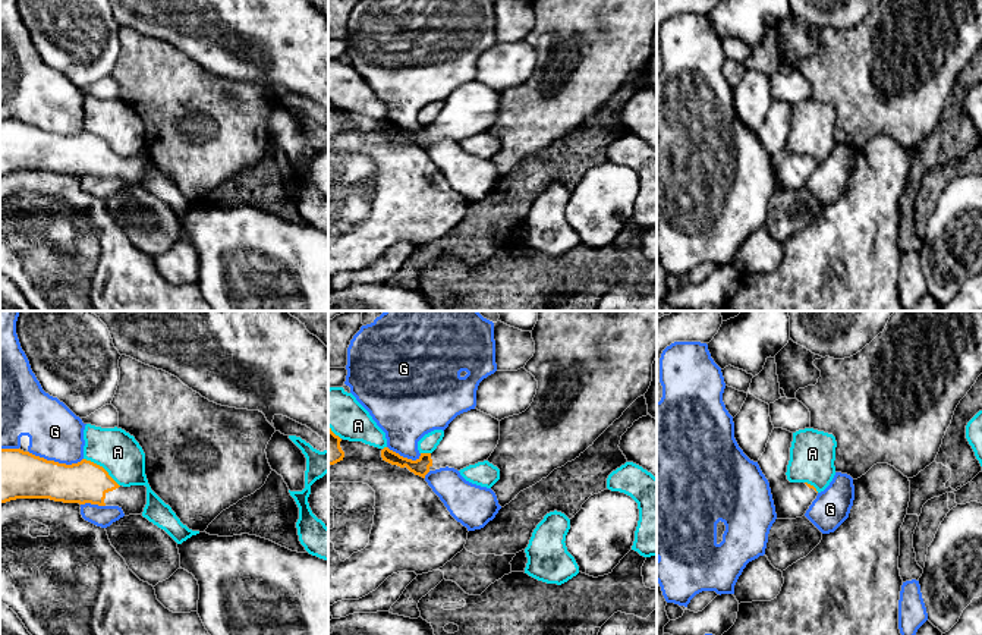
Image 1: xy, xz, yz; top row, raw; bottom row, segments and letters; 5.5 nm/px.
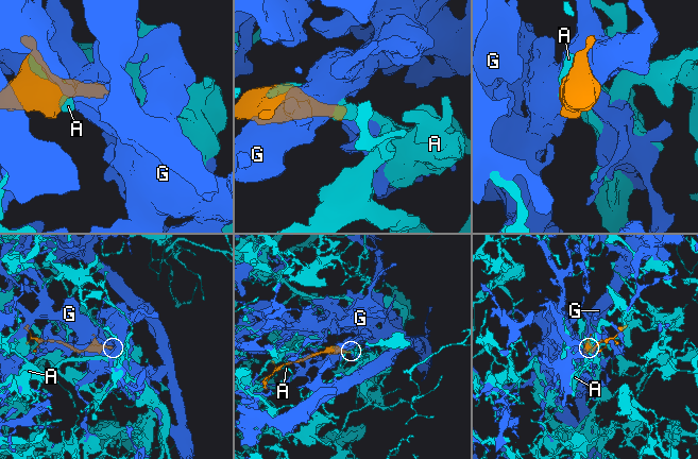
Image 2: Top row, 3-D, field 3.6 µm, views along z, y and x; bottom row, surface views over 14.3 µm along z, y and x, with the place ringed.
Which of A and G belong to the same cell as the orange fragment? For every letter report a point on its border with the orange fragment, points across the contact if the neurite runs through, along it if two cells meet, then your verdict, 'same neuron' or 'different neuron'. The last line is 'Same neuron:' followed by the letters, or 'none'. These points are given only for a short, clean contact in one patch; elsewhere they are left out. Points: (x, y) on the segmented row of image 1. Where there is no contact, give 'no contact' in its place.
A: meets orange in xy at (103, 468); different neuron
G: meets orange in xy at (56, 462); different neuron
Same neuron: none

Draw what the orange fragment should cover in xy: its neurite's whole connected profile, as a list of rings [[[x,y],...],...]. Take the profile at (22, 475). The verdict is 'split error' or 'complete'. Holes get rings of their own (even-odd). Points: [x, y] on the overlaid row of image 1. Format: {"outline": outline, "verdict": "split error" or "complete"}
{"outline": [[[0,449],[0,503],[16,499],[119,506],[129,516],[142,515],[147,487],[119,485],[103,466],[86,459],[66,465],[21,449]]], "verdict": "split error"}

